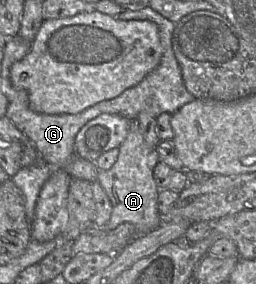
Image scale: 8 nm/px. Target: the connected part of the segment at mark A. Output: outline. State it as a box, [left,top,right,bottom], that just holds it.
[97,120,162,234]

